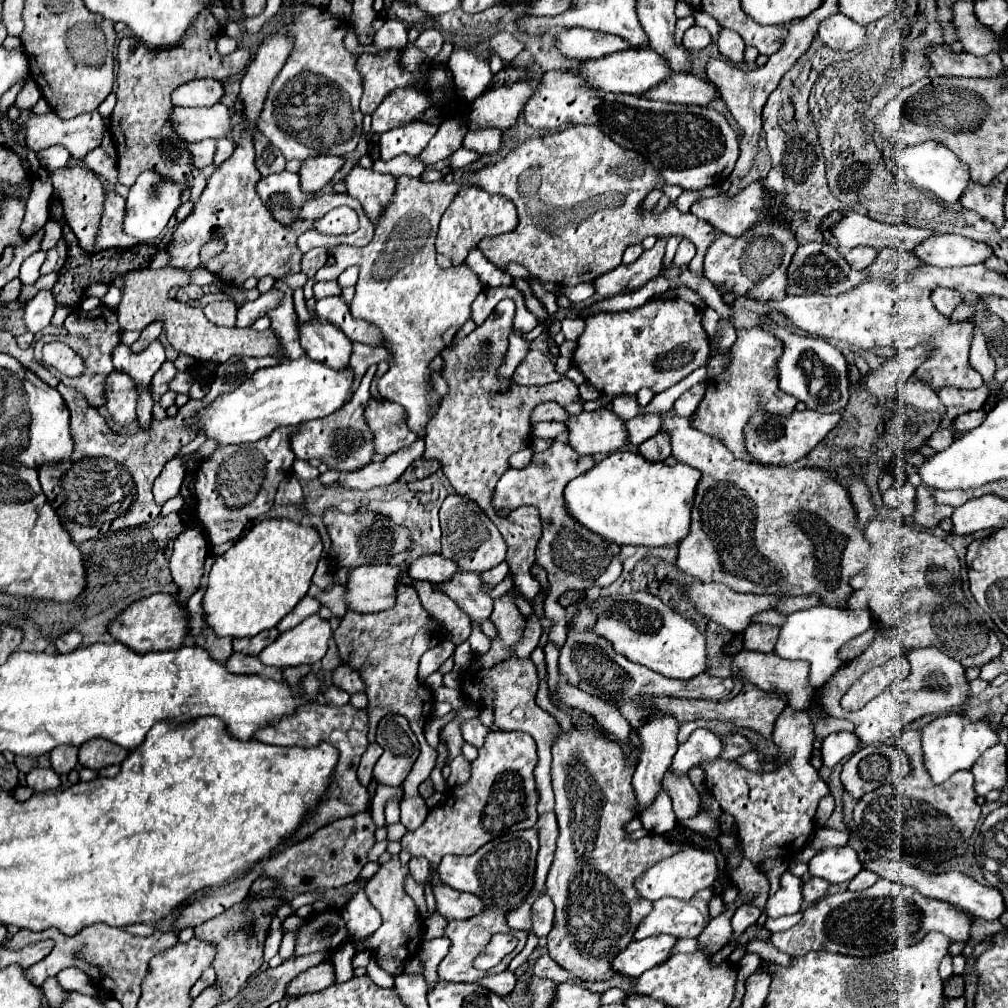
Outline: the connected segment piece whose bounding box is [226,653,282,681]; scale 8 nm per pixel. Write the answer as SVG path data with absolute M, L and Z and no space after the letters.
M232 653L226 661L226 669L230 673L258 673L258 675L266 675L272 677L276 681L282 679L282 671L278 667L268 667L262 665L260 657L252 657L252 655L242 655L242 653Z

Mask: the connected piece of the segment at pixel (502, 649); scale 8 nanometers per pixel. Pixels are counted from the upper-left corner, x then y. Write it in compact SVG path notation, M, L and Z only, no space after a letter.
M508 591L506 595L498 597L494 601L494 613L490 617L490 621L494 623L494 627L498 629L498 637L494 637L492 647L488 653L476 653L470 667L462 673L460 681L462 681L462 697L466 703L474 703L478 709L482 709L486 703L494 705L494 723L504 729L518 729L518 731L526 731L534 737L536 747L538 747L538 765L534 767L534 779L538 785L538 813L546 813L554 809L554 793L552 793L552 785L550 785L550 747L552 743L558 739L558 731L560 725L558 721L542 711L534 697L538 691L538 671L536 665L532 663L530 657L514 657L514 645L518 645L518 641L522 641L524 635L524 627L526 627L526 619L524 615L518 611L516 607L516 591Z

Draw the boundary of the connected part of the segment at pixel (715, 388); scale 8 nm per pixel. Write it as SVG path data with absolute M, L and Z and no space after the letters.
M762 329L738 331L738 339L732 345L732 357L728 367L724 369L724 373L708 383L702 403L690 417L690 425L694 425L694 429L702 433L720 437L738 459L750 459L744 443L744 427L748 425L750 417L754 417L754 413L758 413L760 409L768 415L788 417L796 407L796 397L786 395L778 389L776 359L780 357L780 353L782 343L774 335Z

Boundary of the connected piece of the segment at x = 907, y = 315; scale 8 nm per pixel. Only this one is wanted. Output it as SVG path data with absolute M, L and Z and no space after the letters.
M882 249L878 251L876 261L866 269L866 281L850 289L850 293L840 293L838 297L826 295L800 295L800 297L786 297L778 303L768 303L770 309L778 309L792 319L794 325L808 331L810 335L820 335L824 339L838 339L846 341L858 349L872 349L872 347L916 347L916 345L930 345L930 357L916 369L916 379L926 383L932 391L940 391L942 387L956 387L956 389L978 389L982 385L982 375L970 365L970 341L974 325L968 321L954 323L930 301L930 289L916 289L904 285L890 285L886 277L890 273L910 273L922 267L922 261L914 257L912 251L896 251L896 249Z

